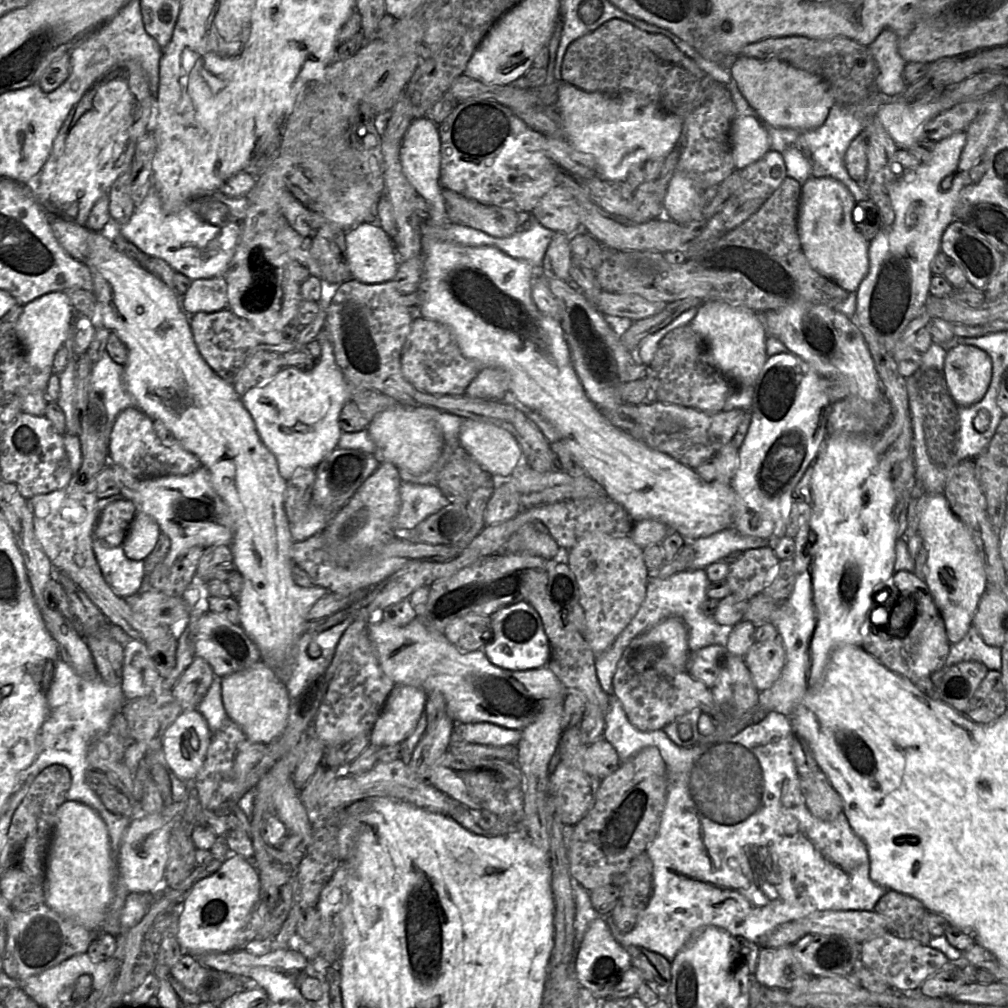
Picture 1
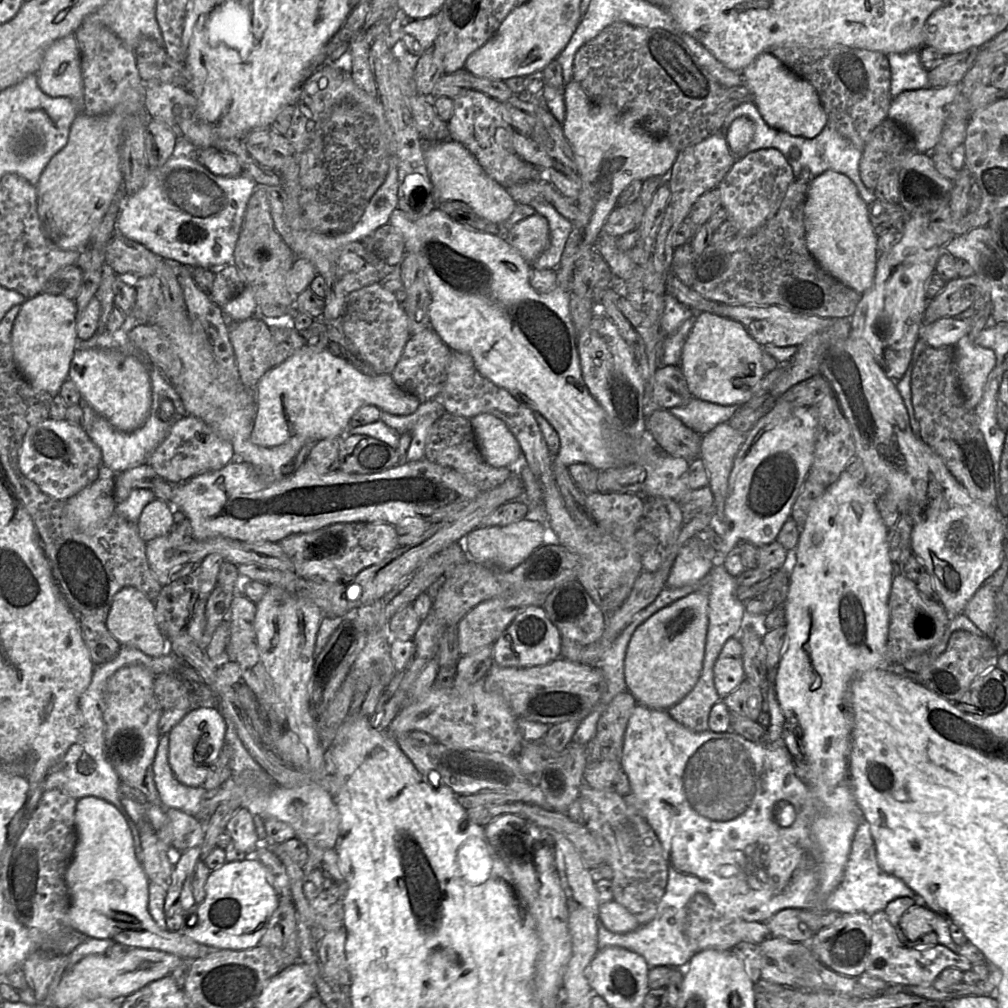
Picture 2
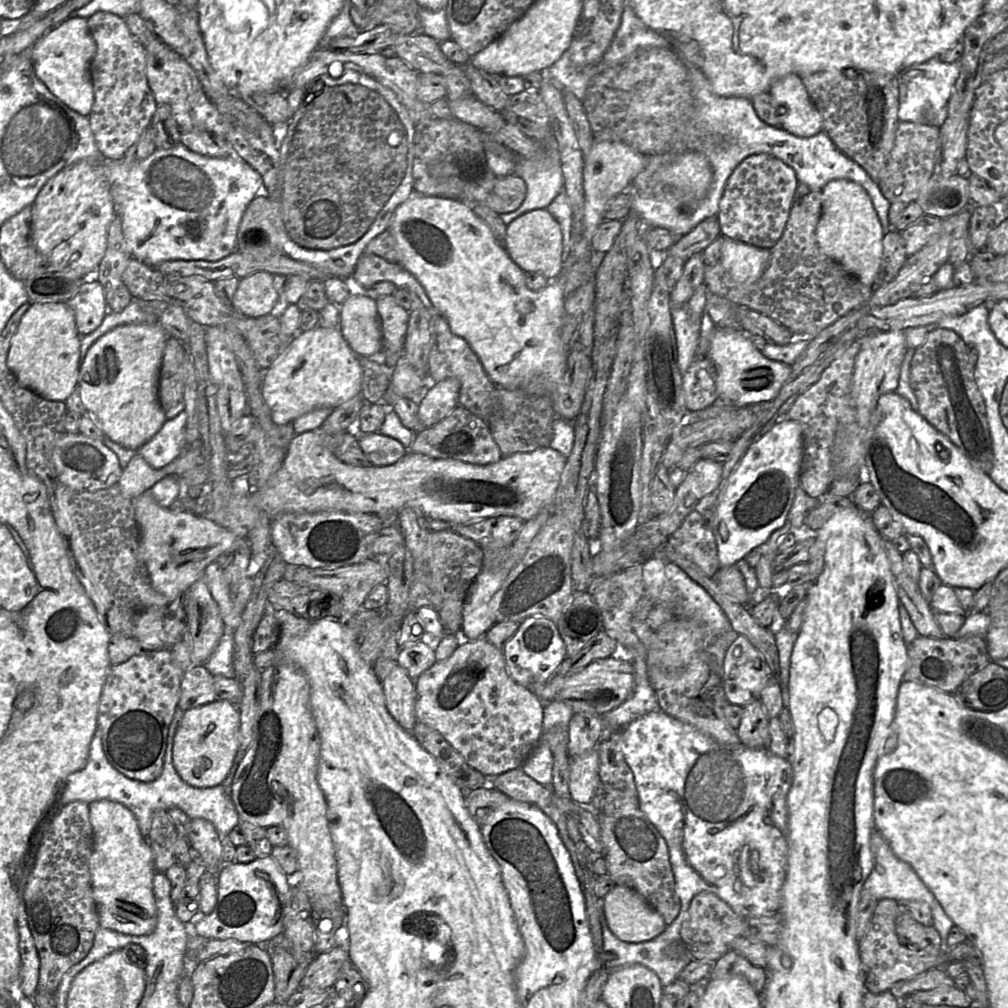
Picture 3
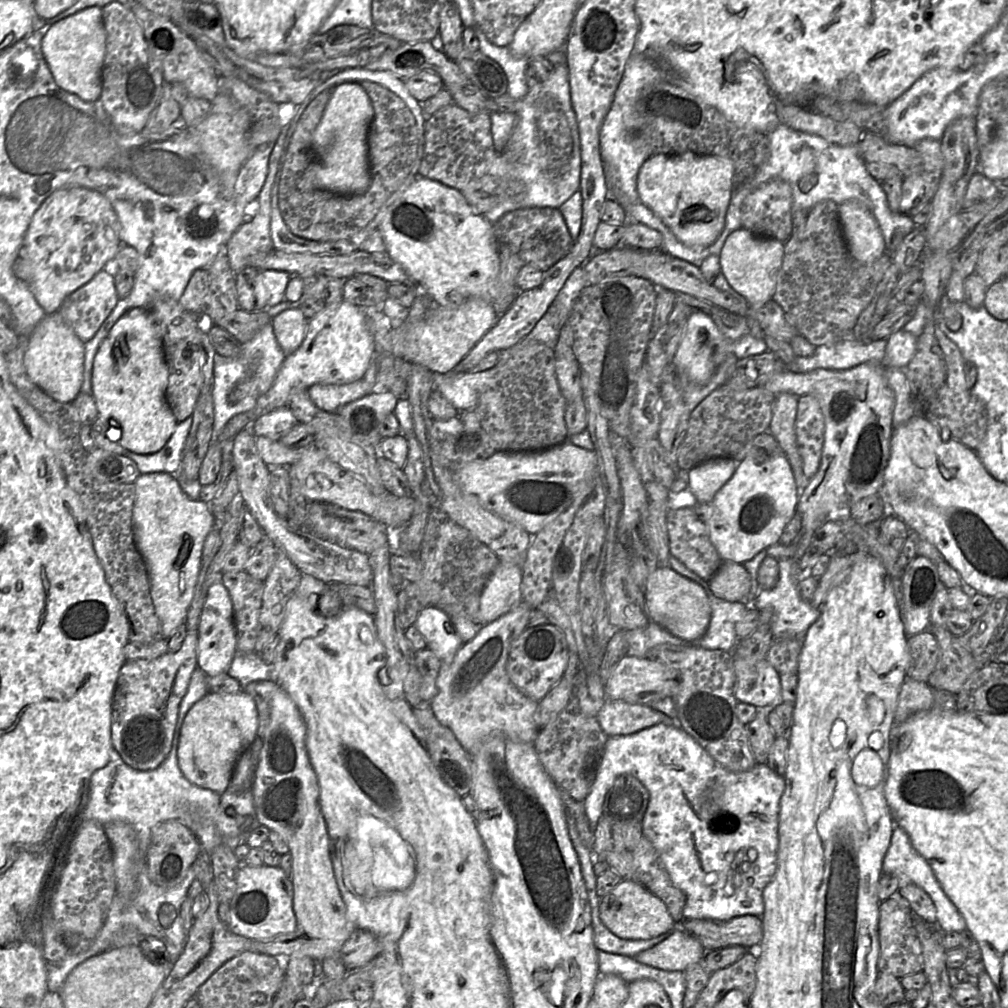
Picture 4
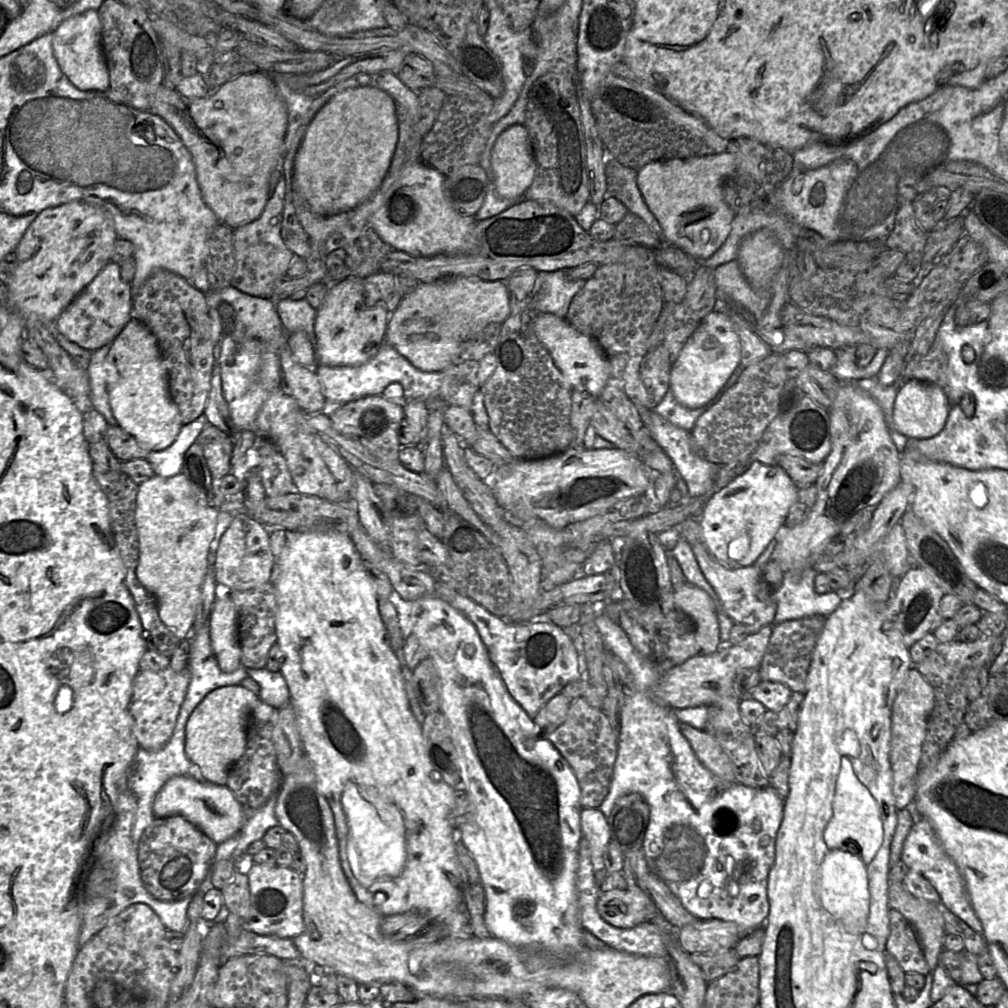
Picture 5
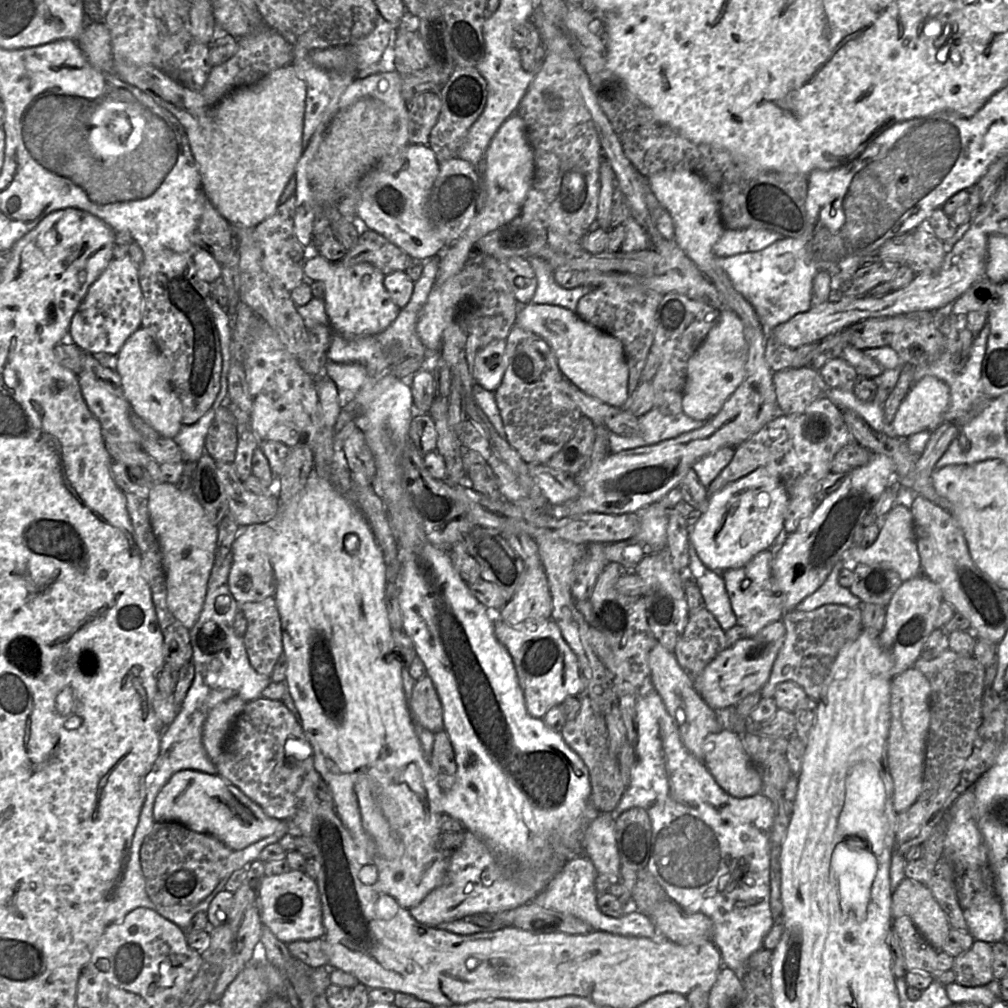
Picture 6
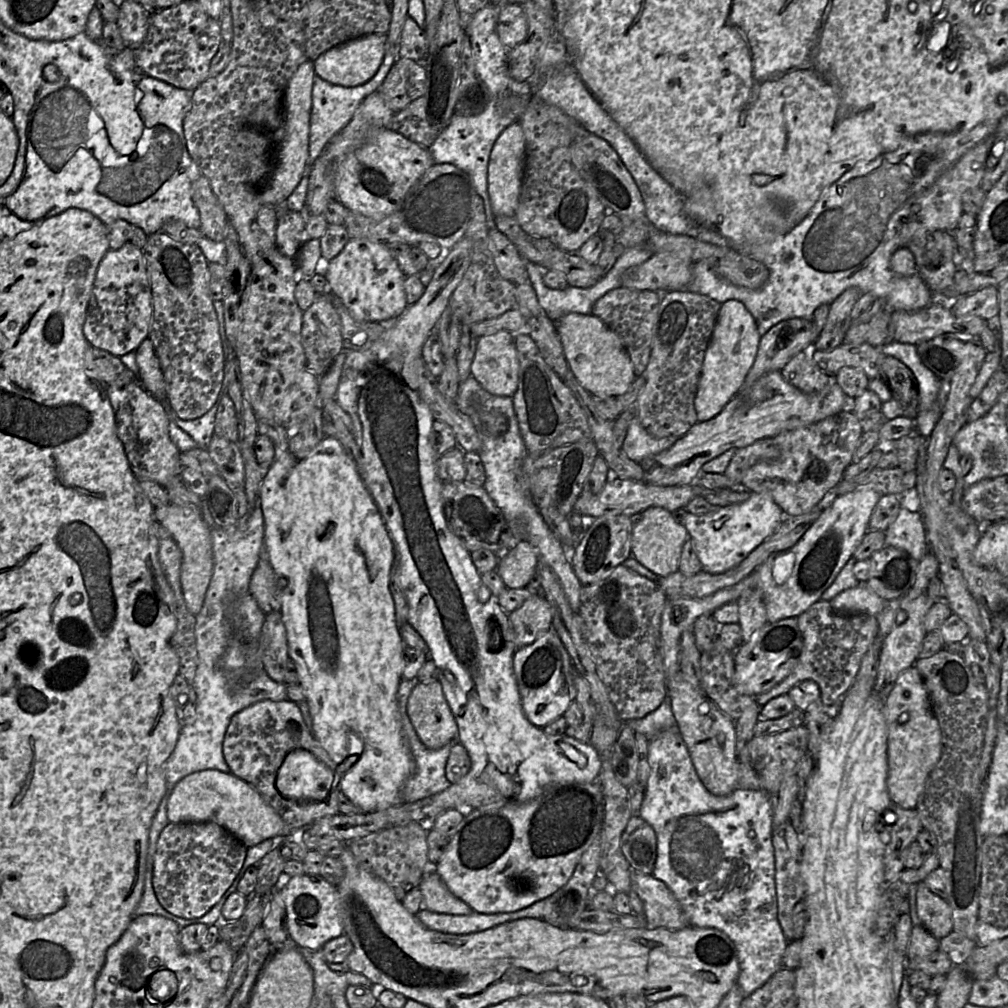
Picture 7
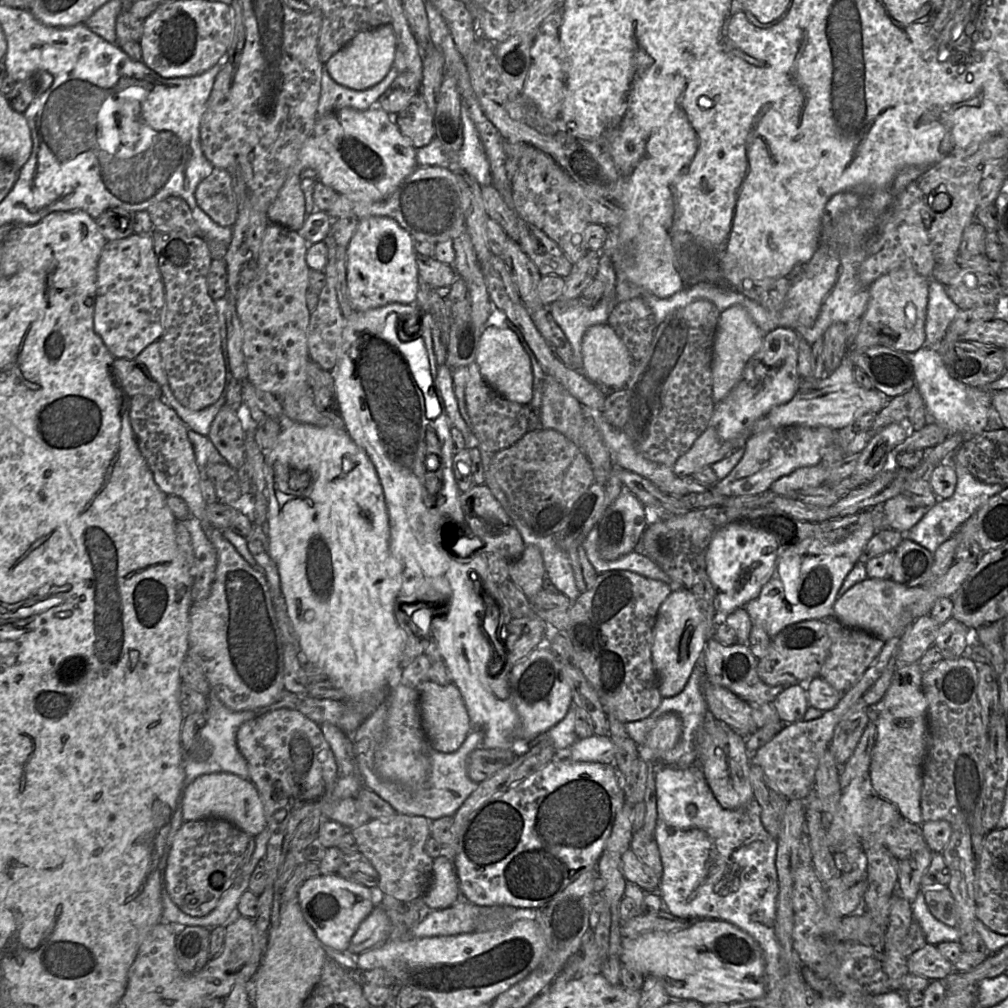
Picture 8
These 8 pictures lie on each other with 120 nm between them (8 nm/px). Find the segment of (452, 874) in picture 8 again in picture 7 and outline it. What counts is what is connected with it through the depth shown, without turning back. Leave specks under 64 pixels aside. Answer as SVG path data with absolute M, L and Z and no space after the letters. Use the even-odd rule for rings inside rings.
M430 861L425 866L420 890L422 907L430 911L452 915L469 915L474 912L469 905L449 890Z

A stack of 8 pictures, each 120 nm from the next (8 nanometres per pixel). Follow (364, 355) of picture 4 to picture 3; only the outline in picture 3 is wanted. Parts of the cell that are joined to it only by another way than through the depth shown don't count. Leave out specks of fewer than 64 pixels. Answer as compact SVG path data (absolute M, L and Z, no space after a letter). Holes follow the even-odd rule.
M316 326L314 329L306 332L299 332L289 347L285 350L285 352L280 356L280 358L267 370L264 371L263 374L263 385L262 392L263 398L270 410L270 416L275 424L284 425L288 423L293 423L298 417L309 413L317 408L321 407L329 407L329 408L337 408L342 405L347 400L353 398L362 390L362 367L360 364L360 360L358 355L351 349L345 338L343 337L341 331L338 327L334 328L322 328Z

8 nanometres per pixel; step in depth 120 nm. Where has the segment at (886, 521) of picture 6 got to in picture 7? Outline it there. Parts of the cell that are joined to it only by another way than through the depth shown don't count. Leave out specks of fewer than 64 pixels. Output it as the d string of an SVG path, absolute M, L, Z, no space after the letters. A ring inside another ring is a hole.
M920 503L917 511L901 508L895 521L884 533L886 546L905 550L918 561L930 553Z

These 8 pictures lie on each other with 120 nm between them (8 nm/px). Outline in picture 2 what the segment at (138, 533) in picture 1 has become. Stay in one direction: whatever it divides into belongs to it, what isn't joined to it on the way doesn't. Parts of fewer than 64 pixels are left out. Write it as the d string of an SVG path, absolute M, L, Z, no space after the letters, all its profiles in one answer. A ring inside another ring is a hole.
M155 499L144 507L136 524L141 538L149 542L177 525L175 511L167 501Z

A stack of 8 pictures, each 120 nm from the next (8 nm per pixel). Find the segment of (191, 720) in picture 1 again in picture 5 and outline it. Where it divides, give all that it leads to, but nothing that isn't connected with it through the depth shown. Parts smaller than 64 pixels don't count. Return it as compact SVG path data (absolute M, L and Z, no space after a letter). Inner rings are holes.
M241 685L224 686L208 693L191 713L185 729L185 753L199 767L208 782L226 785L231 767L245 752L249 718L260 702L262 700L257 694Z

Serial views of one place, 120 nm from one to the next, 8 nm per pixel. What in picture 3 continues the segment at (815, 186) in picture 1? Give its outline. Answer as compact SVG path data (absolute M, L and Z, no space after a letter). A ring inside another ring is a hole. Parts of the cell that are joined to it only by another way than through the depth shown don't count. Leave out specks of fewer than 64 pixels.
M845 179L830 181L821 193L822 212L816 228L819 249L874 290L882 257L883 231L869 196L859 184Z

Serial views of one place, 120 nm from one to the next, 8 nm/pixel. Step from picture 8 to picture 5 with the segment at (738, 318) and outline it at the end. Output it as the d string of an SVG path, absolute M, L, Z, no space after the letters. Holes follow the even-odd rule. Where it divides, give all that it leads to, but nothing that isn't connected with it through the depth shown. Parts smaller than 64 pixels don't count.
M714 310L699 323L687 339L670 374L670 390L679 404L695 409L713 400L735 369L741 364L740 337L731 319Z

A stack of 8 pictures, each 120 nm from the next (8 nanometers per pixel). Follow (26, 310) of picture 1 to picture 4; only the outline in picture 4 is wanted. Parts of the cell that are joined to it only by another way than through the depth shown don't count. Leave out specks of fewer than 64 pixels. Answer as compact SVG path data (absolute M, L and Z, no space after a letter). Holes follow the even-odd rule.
M60 312L46 314L26 339L23 363L28 378L60 403L72 403L83 384L84 342L63 320Z

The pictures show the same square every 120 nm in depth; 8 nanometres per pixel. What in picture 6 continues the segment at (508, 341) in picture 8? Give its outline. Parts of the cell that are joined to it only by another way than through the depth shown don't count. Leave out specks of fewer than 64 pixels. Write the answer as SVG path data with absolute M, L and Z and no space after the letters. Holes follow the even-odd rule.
M495 340L481 349L474 362L475 382L488 391L495 392L505 373L505 340Z

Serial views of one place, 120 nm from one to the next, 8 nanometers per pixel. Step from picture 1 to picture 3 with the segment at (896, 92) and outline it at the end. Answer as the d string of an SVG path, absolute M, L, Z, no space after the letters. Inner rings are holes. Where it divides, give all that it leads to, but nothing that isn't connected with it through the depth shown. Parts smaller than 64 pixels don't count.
M938 58L901 70L897 75L899 122L940 127L947 117L948 103L959 72L960 62L946 63Z

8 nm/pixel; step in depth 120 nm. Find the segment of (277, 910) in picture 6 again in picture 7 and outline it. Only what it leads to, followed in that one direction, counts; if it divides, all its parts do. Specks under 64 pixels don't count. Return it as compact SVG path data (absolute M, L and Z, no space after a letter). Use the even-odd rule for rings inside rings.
M282 874L276 883L285 904L288 935L297 947L320 950L325 943L344 934L341 903L337 886L319 875L303 874L290 877Z

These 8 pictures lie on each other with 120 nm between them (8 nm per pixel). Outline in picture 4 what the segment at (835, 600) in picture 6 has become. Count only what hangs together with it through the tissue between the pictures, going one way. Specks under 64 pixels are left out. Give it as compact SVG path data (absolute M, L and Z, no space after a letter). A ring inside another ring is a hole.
M780 559L780 579L773 588L766 589L756 599L755 607L768 611L771 615L770 627L774 639L785 637L803 637L808 628L818 619L820 606L813 606L809 600L803 599L798 590L799 582L803 579L803 569L797 562L798 559Z

